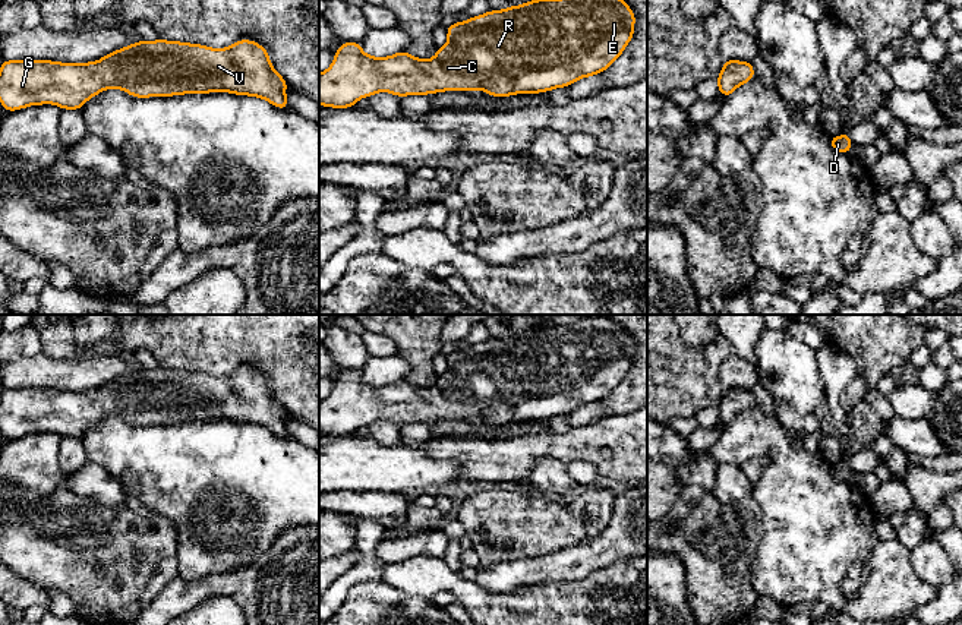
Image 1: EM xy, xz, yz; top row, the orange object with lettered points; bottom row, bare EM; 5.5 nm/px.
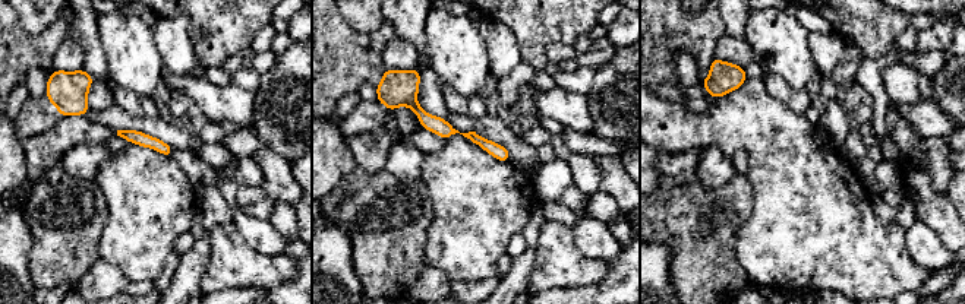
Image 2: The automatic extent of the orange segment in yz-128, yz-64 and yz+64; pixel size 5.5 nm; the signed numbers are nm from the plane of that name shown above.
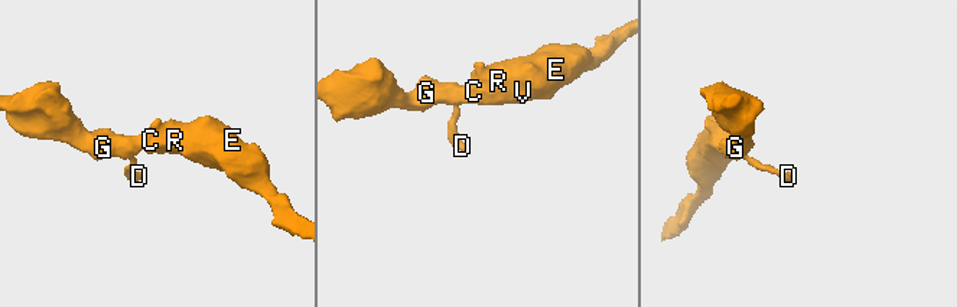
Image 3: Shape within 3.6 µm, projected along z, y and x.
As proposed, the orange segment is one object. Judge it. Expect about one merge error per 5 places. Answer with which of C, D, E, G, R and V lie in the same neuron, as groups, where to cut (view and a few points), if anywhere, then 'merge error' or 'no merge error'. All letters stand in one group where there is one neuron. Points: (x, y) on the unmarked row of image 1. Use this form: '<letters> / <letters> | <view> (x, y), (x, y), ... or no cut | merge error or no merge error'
C D E G R V | no cut | no merge error

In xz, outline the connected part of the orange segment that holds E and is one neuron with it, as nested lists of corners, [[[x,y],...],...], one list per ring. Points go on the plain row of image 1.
[[[594,316],[570,325],[530,328],[448,353],[447,372],[428,388],[406,378],[375,385],[363,381],[362,370],[341,370],[331,394],[319,401],[319,433],[348,436],[378,420],[409,424],[480,417],[498,426],[545,422],[611,395],[634,364],[634,353],[635,343],[621,325]]]

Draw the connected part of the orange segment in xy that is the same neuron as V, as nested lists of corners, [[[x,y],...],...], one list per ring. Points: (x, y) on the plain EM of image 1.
[[[163,366],[151,370],[141,367],[97,389],[73,392],[53,388],[4,388],[0,394],[0,430],[6,439],[42,432],[81,438],[104,417],[122,417],[136,426],[228,420],[266,427],[284,438],[288,435],[287,413],[272,395],[266,376],[252,367],[239,367],[224,376]]]

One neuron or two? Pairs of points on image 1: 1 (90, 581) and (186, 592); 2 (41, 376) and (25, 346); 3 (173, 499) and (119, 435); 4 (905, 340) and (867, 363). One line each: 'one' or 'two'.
1: two
2: two
3: one
4: one

